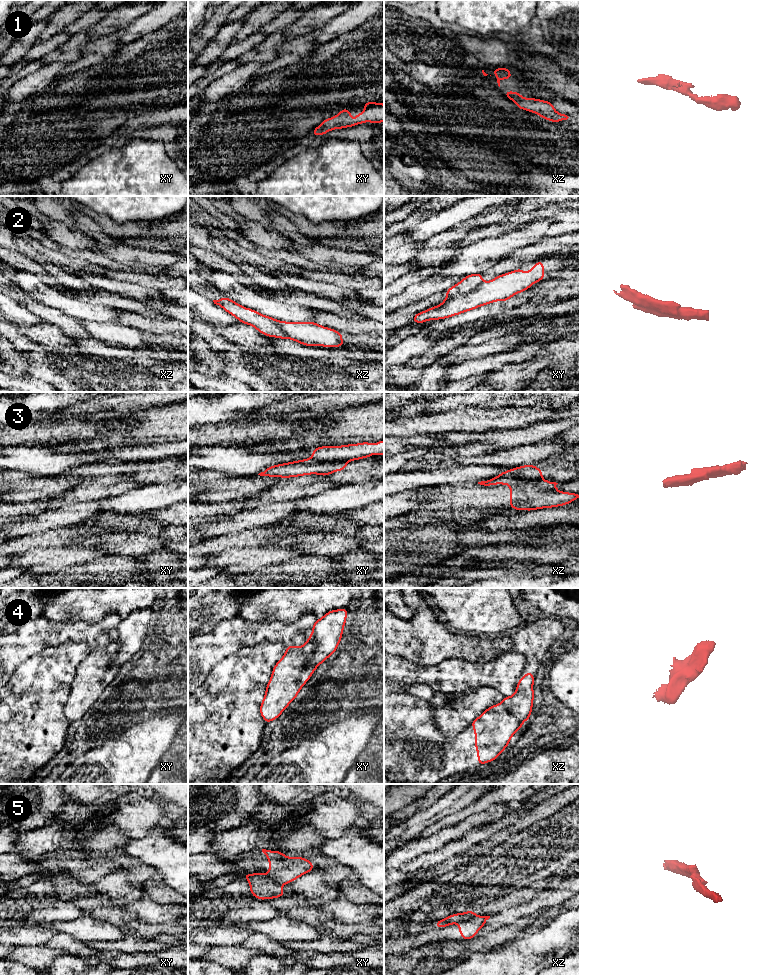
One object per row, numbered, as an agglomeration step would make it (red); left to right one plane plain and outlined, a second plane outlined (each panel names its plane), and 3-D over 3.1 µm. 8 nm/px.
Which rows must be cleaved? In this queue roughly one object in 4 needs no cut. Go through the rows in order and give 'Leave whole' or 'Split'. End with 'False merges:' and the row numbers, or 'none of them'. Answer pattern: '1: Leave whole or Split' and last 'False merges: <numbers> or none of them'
1: Leave whole
2: Leave whole
3: Split
4: Split
5: Split
False merges: 3, 4, 5

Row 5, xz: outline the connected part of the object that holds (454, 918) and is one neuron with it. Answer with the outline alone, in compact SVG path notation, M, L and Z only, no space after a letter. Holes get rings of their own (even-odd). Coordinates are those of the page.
M472 910L465 913L457 913L447 916L445 919L438 920L435 924L435 928L444 928L446 926L460 923L461 921L469 920L476 916L476 913Z

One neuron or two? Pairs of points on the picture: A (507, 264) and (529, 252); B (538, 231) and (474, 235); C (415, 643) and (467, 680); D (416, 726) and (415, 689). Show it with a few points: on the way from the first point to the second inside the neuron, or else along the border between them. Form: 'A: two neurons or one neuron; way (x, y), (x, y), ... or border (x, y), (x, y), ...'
A: one neuron; way (512, 262), (524, 256)
B: two neurons; border (504, 232), (478, 239)
C: two neurons; border (464, 659), (445, 658), (436, 664), (418, 666)
D: two neurons; border (402, 692), (428, 700)

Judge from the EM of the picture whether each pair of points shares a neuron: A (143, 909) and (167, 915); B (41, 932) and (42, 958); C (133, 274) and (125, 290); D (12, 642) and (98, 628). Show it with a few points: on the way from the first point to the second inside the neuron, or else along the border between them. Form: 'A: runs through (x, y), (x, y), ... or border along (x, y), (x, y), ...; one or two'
A: runs through (149, 912), (161, 913); one
B: border along (45, 944), (20, 945), (18, 947); two
C: border along (106, 276), (121, 281), (129, 281), (147, 288); two
D: runs through (33, 636), (38, 633), (56, 630), (77, 630); one

